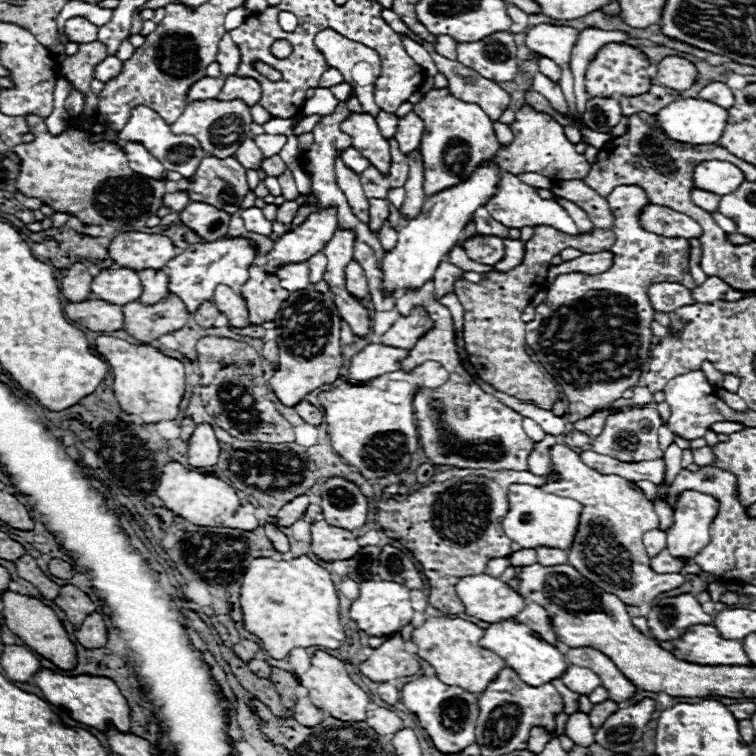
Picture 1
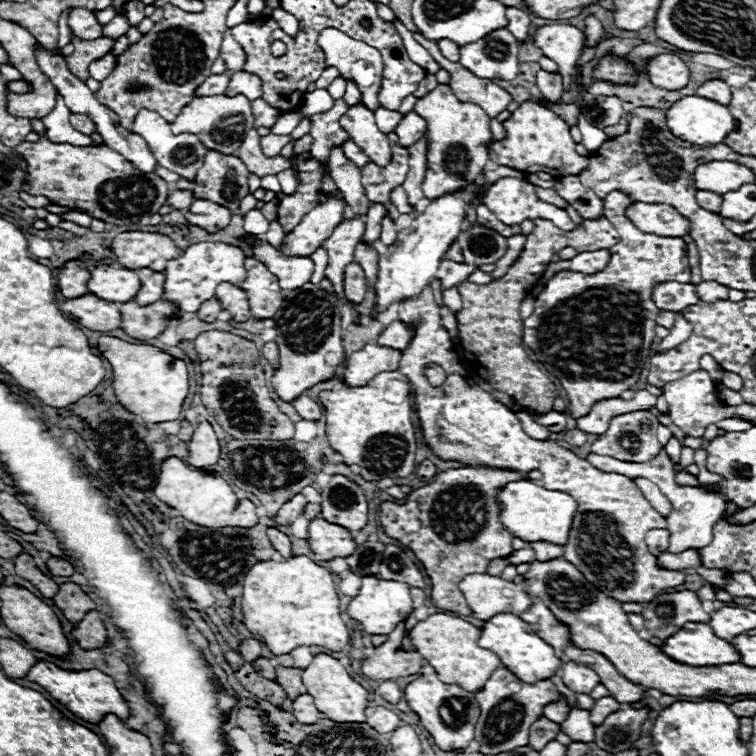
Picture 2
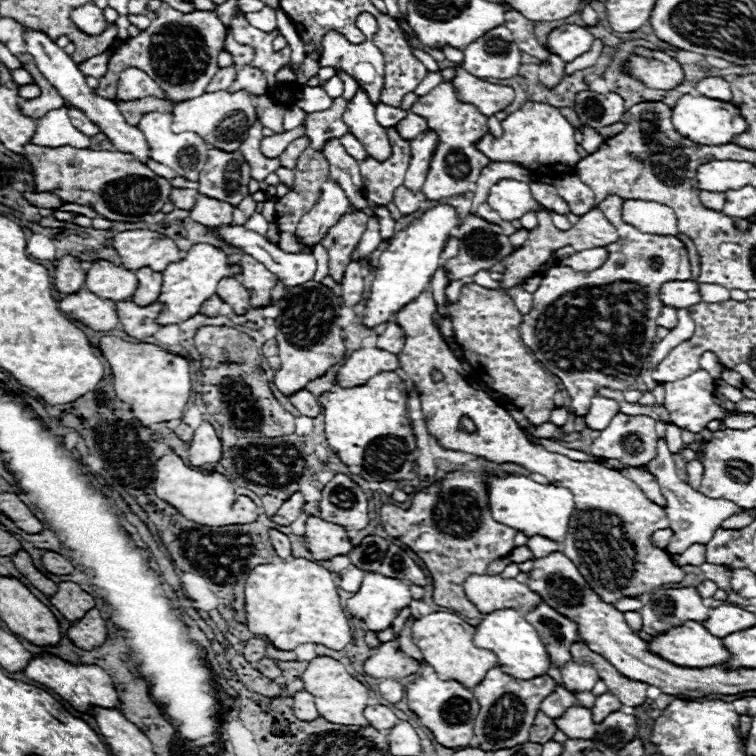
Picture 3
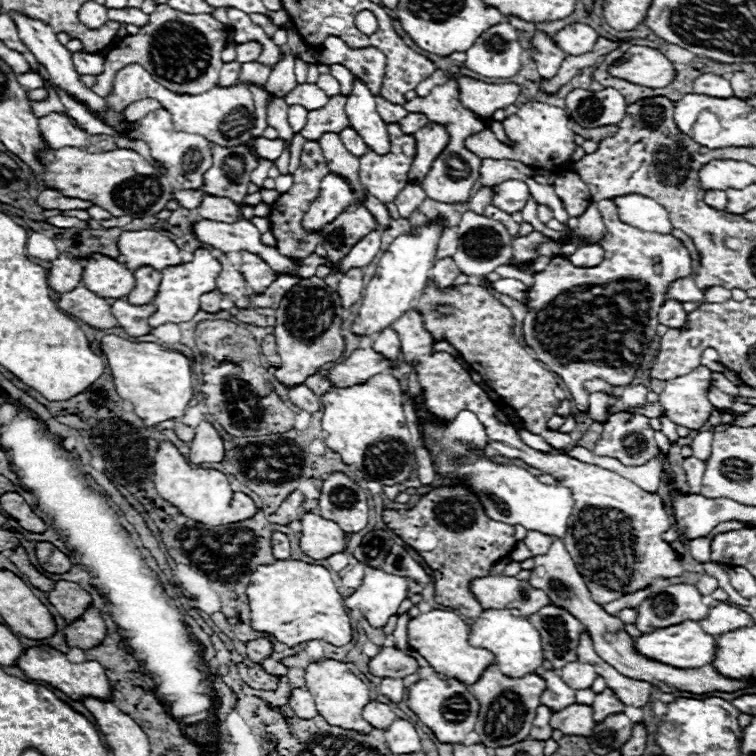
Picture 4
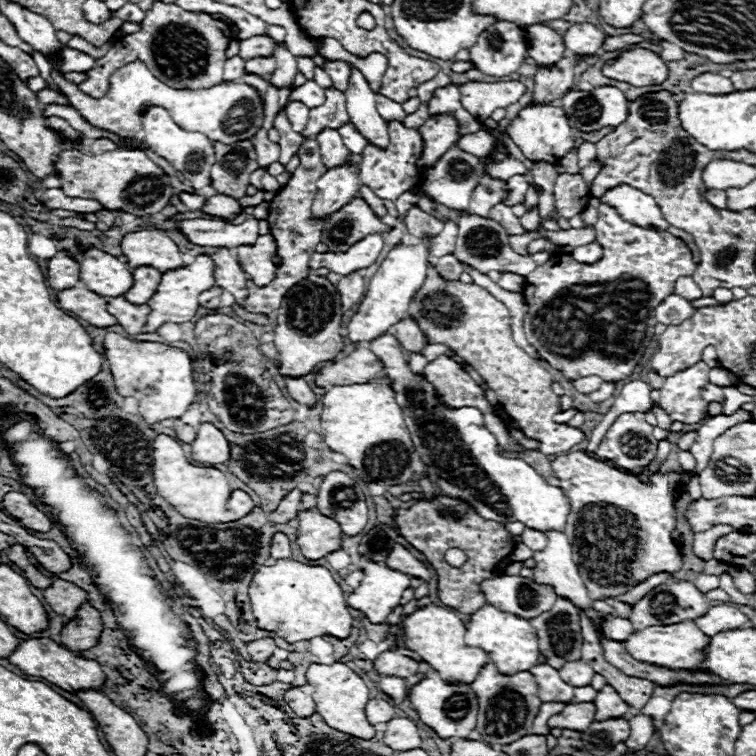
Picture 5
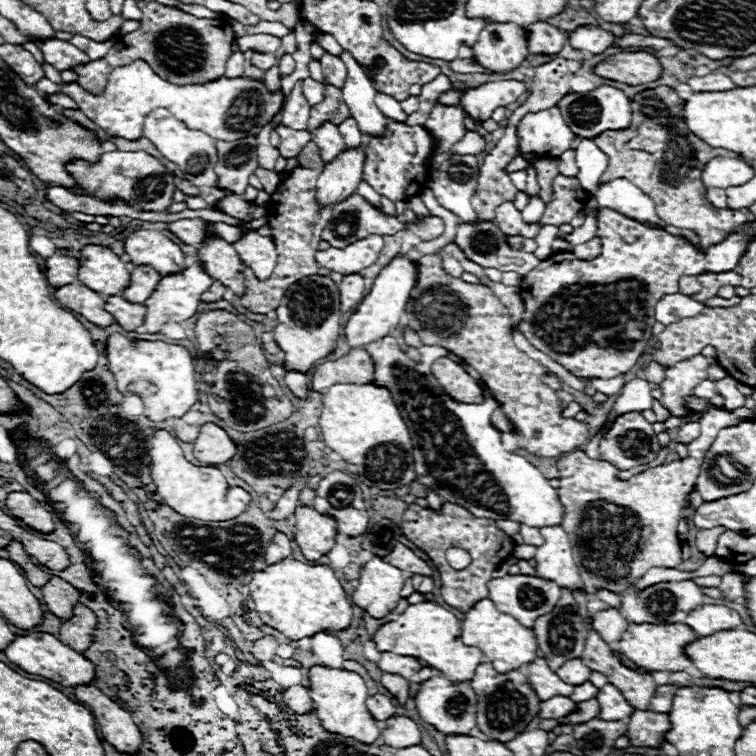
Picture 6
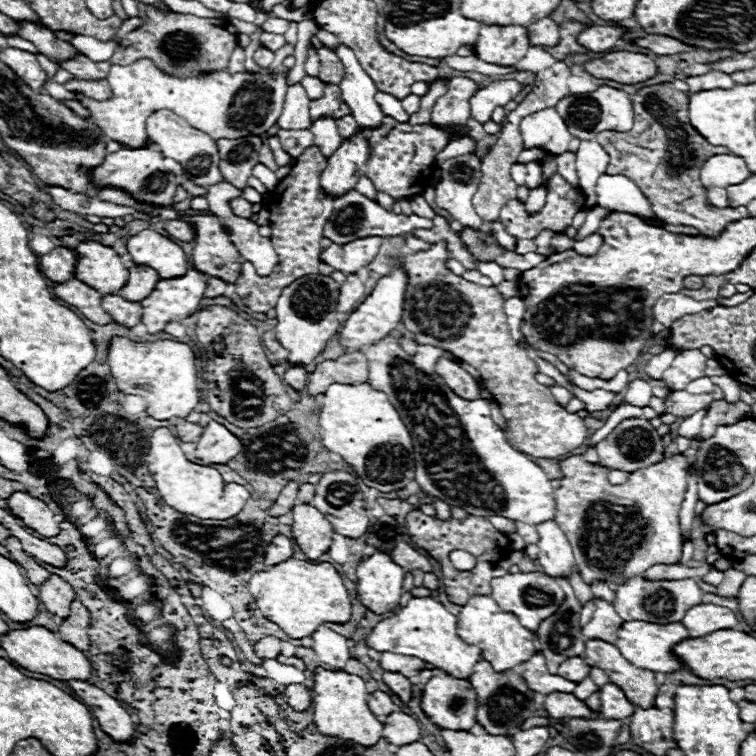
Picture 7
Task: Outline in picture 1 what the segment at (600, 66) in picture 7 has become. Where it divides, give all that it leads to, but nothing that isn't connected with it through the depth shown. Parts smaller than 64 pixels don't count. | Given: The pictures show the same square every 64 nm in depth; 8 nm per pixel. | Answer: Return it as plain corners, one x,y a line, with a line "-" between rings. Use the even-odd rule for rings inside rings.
666,56
656,64
656,82
672,88
672,90
686,90
696,80
696,68
692,62
680,56

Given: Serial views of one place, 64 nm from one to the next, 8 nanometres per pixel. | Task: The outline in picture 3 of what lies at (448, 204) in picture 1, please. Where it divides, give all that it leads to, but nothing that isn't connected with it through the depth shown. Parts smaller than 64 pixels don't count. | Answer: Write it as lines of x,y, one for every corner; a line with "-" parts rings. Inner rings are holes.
436,206
424,212
418,220
414,220
412,226
408,226
406,230
396,232
396,236
390,240
388,248
380,256
376,276
370,286
370,296
366,298
366,308
362,318
364,328
376,328
380,324
386,324
390,316
398,312
398,308
404,308
406,304
416,300
422,292
426,292
430,278
440,266
440,252
444,248
444,242
454,226
458,226
454,208

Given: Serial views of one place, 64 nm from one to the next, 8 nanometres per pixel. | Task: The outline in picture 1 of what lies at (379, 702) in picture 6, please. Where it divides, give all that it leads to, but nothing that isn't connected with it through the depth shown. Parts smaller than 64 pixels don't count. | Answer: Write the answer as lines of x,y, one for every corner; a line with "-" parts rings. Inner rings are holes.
386,708
368,710
368,712
366,712
366,722
368,722
370,728
374,728
380,736
396,734
396,730
400,730
400,728
404,726
402,720
400,720
392,710
386,710

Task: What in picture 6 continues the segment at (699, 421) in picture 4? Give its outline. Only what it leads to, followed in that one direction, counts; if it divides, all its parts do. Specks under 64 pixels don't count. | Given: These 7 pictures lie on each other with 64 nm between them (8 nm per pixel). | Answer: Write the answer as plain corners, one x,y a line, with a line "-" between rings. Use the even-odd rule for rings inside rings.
696,354
688,360
682,360
680,364
674,364
666,370
666,378
660,384
662,388
662,404
670,410
672,416
688,416
688,408
684,406
682,396
690,394
692,386
696,386
700,380
706,378
708,362
702,354

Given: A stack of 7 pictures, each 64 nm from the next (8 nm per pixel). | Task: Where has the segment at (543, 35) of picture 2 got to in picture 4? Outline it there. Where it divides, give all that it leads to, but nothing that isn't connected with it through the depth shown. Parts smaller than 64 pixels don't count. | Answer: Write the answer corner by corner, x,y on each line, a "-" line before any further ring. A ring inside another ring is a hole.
582,22
566,26
556,34
556,42
566,54
586,54
590,48
594,48
598,38
598,32

